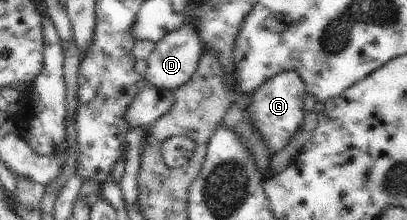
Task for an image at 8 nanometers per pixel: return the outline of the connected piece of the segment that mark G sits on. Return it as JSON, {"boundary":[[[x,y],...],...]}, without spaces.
{"boundary":[[[294,70],[276,72],[273,78],[269,78],[251,96],[246,112],[252,118],[252,125],[264,138],[266,149],[270,156],[281,152],[291,139],[303,126],[303,98],[306,89],[299,73]]]}

